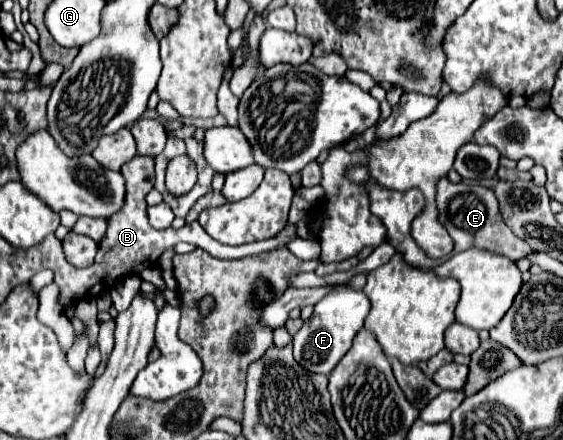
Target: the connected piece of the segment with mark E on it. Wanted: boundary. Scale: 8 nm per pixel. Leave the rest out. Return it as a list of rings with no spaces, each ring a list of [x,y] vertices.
[[[441,178],[437,182],[435,202],[437,202],[437,210],[439,210],[439,220],[455,242],[453,254],[469,250],[469,248],[483,248],[483,250],[503,254],[503,256],[511,258],[513,262],[517,262],[535,252],[533,248],[529,248],[529,244],[525,244],[525,240],[517,238],[507,228],[507,224],[503,222],[503,216],[499,212],[497,198],[489,188],[485,188],[481,184],[465,184],[465,182],[453,184],[453,182],[449,182],[449,178]]]

